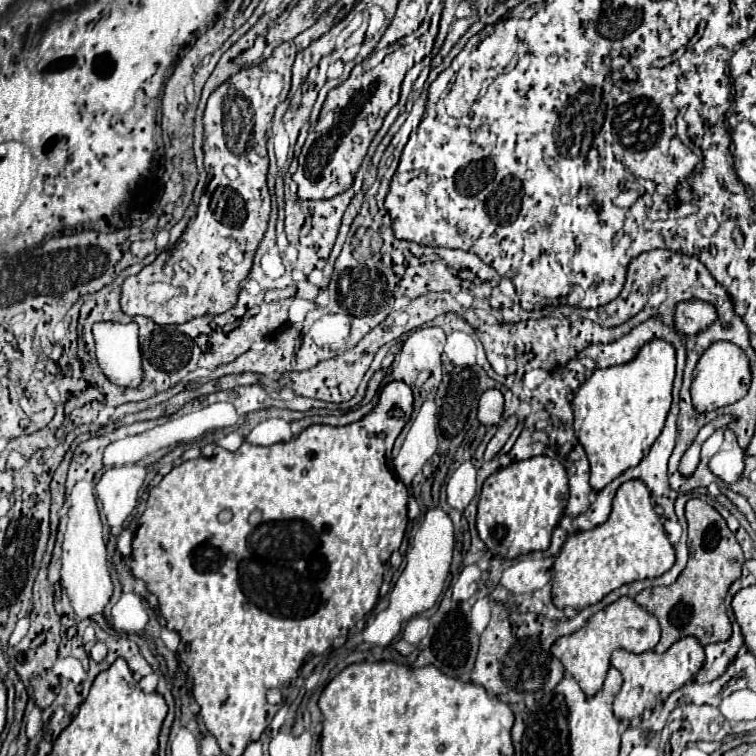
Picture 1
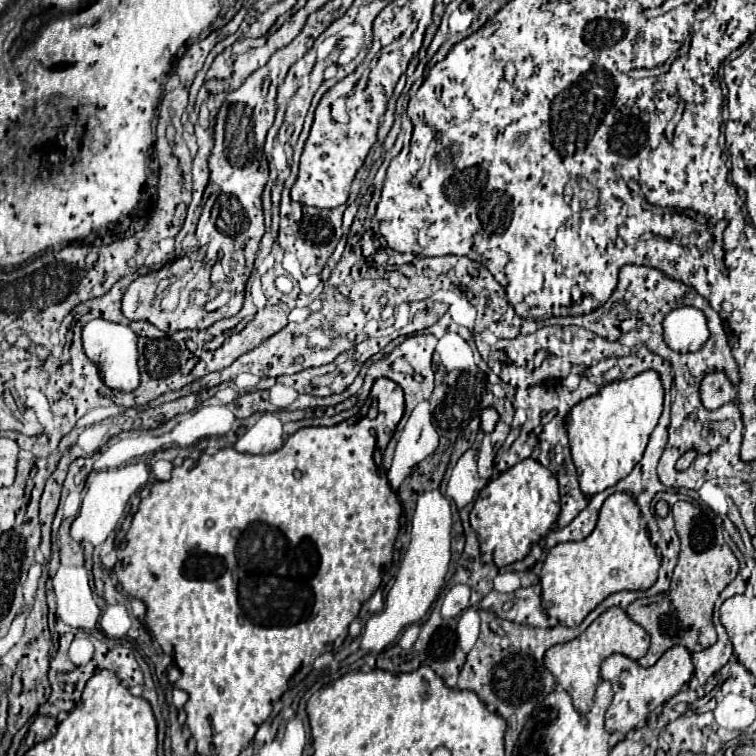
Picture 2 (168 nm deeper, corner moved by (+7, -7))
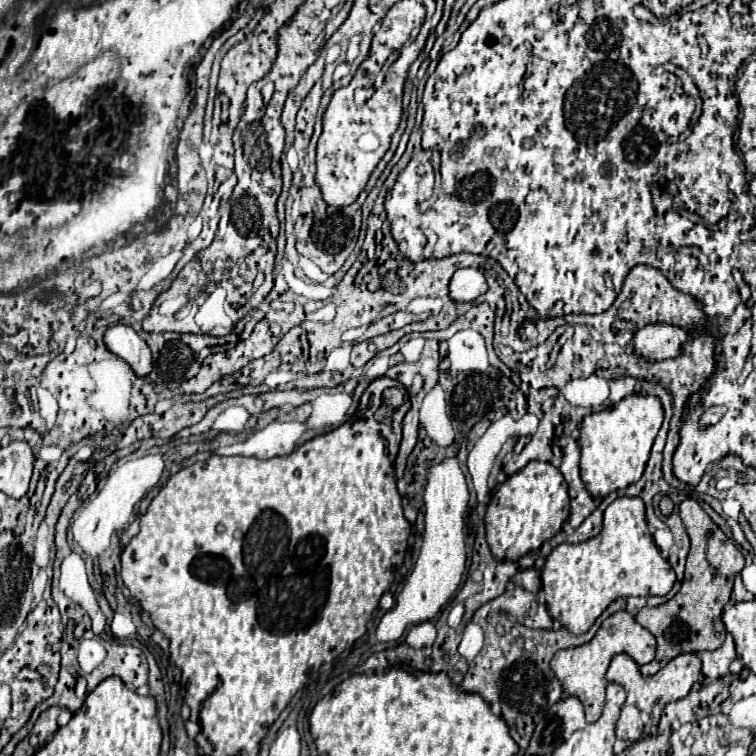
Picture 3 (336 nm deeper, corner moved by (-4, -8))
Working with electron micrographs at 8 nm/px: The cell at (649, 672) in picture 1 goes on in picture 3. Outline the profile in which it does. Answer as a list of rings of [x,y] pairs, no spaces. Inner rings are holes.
[[[627,653],[615,655],[611,659],[609,669],[607,669],[607,681],[623,685],[627,691],[627,701],[625,701],[625,705],[621,709],[621,717],[617,721],[617,739],[639,741],[643,735],[655,733],[665,705],[671,701],[683,699],[691,691],[699,673],[701,673],[701,661],[697,659],[695,653],[677,655],[661,671],[657,671],[653,677],[643,677],[639,673],[639,665]]]

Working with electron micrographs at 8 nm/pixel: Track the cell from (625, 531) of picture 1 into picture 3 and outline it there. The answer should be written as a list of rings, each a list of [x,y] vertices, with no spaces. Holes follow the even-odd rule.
[[[617,497],[605,509],[603,529],[597,537],[577,545],[557,545],[541,571],[541,589],[549,615],[575,635],[585,633],[617,597],[665,595],[673,583],[675,571],[661,557],[647,531],[645,505],[639,497]]]

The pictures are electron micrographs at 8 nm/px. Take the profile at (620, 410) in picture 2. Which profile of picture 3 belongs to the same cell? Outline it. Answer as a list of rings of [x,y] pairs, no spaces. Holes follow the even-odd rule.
[[[629,395],[621,399],[615,407],[603,409],[601,413],[587,415],[581,423],[581,435],[577,440],[581,447],[581,479],[587,487],[587,491],[593,497],[607,497],[611,491],[627,489],[631,483],[637,483],[643,475],[643,469],[649,459],[649,451],[653,445],[653,439],[659,433],[659,427],[663,423],[663,407],[657,397],[643,397],[643,395]]]

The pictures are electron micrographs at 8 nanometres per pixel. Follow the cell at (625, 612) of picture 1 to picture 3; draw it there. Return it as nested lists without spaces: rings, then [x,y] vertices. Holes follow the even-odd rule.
[[[617,611],[609,619],[605,619],[589,643],[585,643],[581,647],[573,647],[573,649],[561,649],[551,659],[551,671],[559,679],[563,691],[577,697],[583,703],[585,717],[589,723],[597,721],[603,713],[605,687],[607,687],[605,671],[609,667],[609,661],[617,653],[627,653],[629,657],[633,657],[633,661],[637,665],[651,663],[655,657],[655,637],[645,627],[641,627],[627,611]]]

